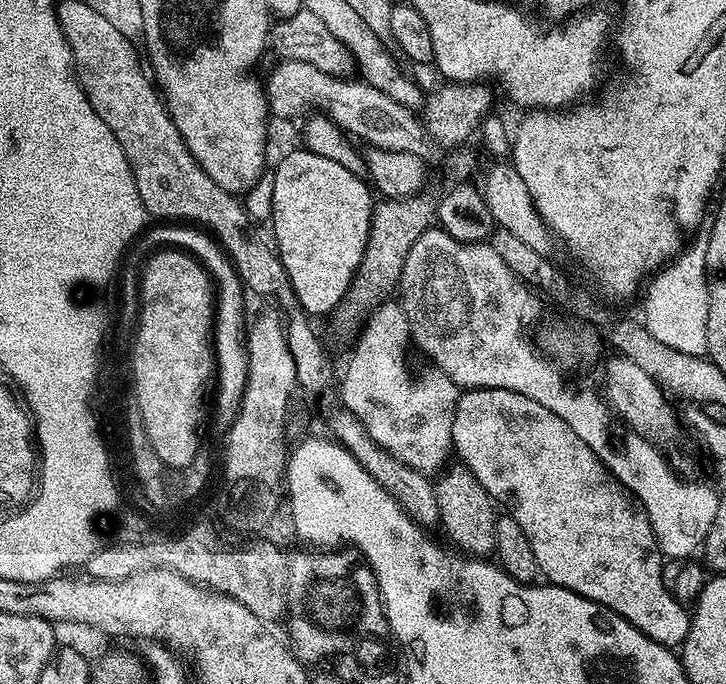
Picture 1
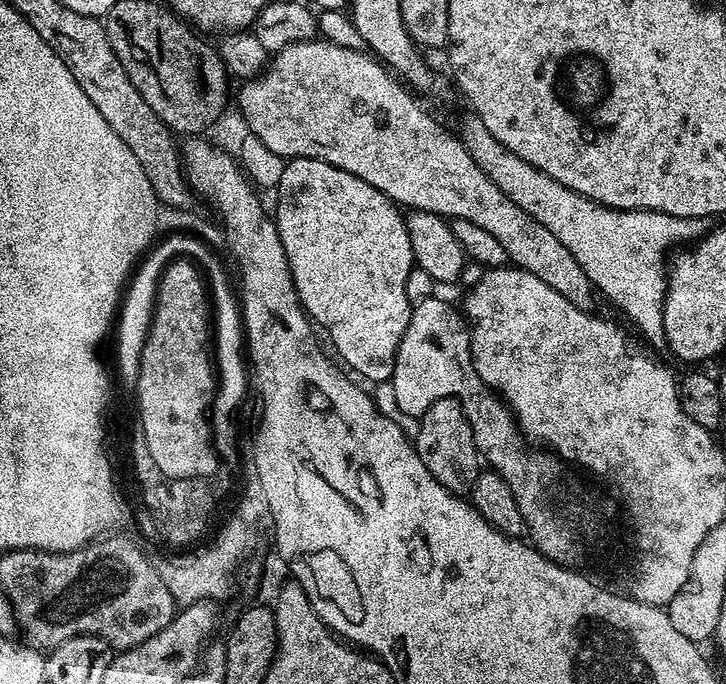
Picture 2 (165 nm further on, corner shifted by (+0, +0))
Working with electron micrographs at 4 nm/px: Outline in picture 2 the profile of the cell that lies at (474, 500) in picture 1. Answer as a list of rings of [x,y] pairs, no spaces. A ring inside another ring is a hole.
[[[452,396],[438,398],[434,406],[420,413],[414,429],[414,443],[418,458],[422,458],[426,470],[430,470],[430,474],[434,474],[434,478],[442,482],[446,490],[453,494],[471,493],[482,471],[482,457],[476,448],[470,422],[466,422],[466,414],[462,414],[459,400]]]

